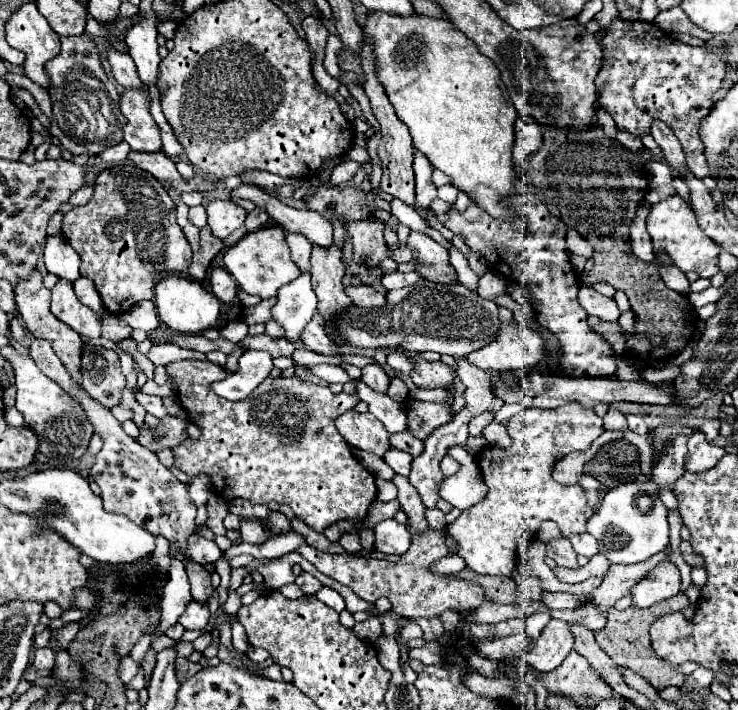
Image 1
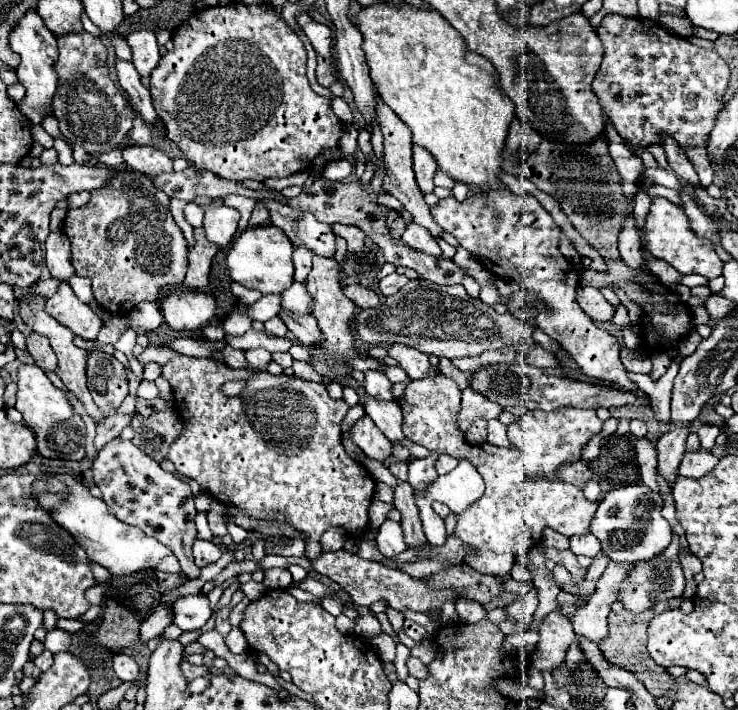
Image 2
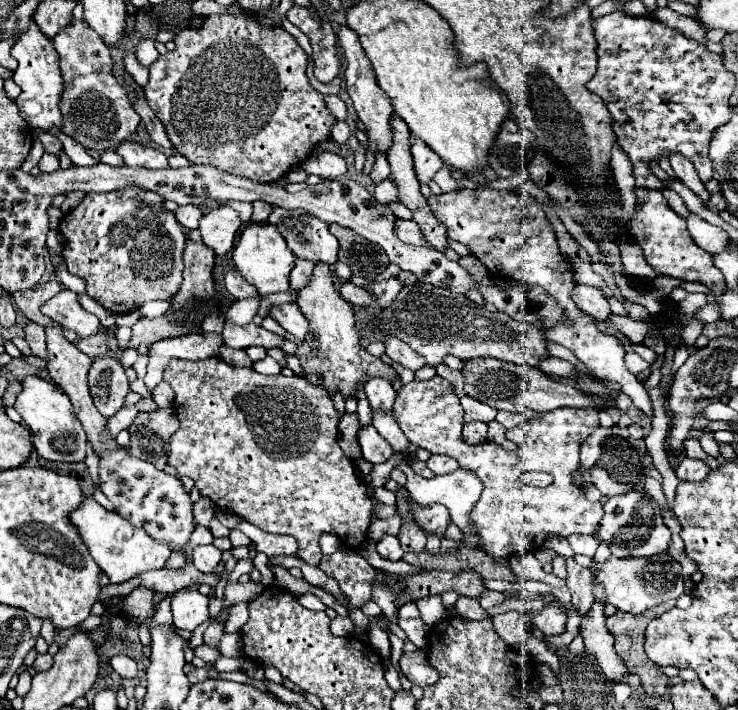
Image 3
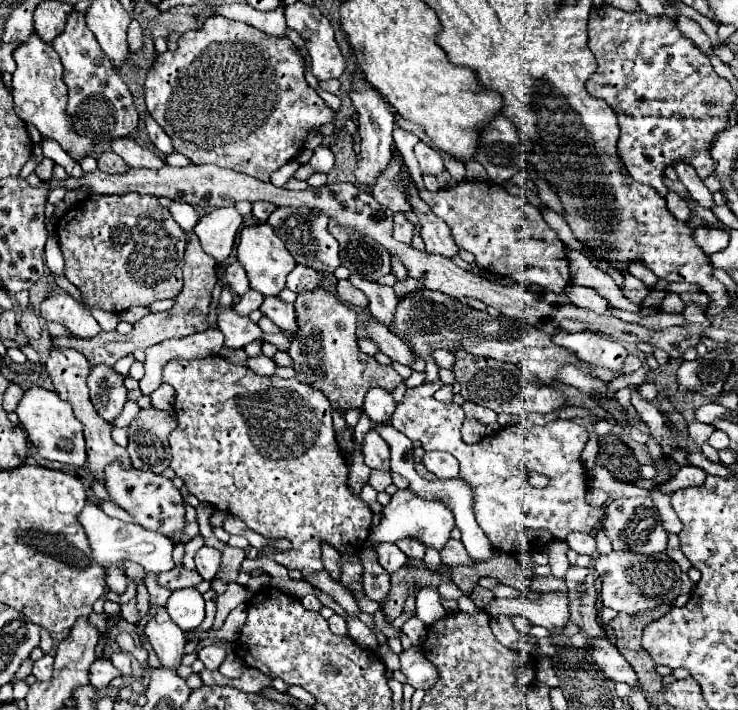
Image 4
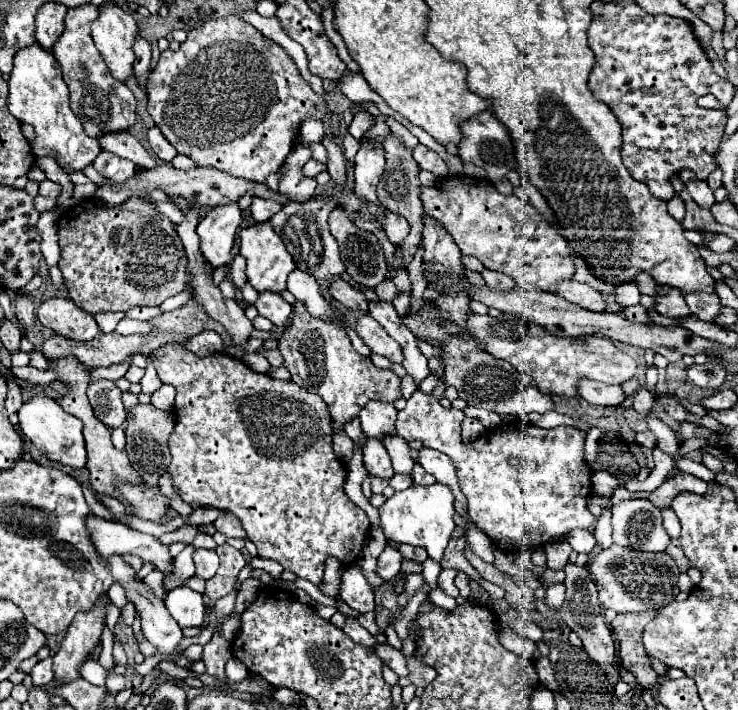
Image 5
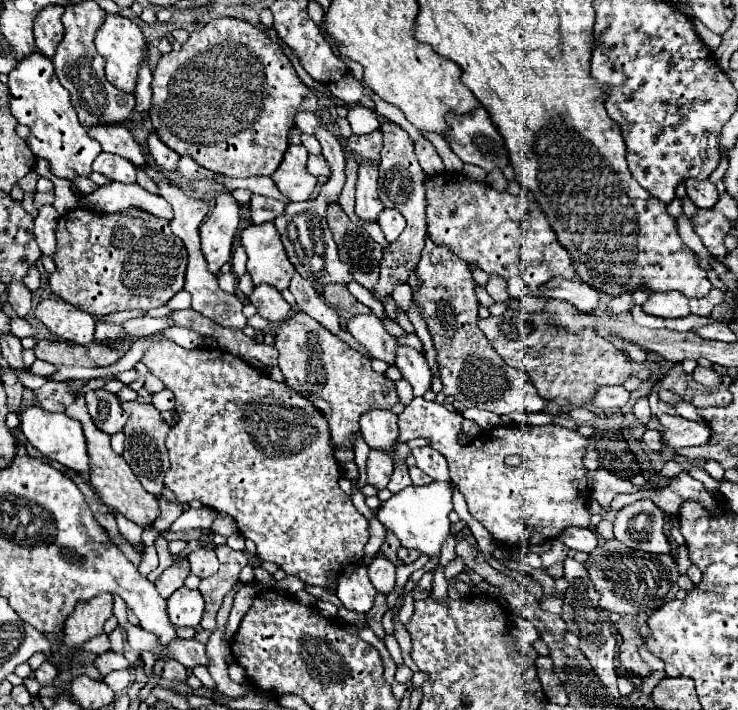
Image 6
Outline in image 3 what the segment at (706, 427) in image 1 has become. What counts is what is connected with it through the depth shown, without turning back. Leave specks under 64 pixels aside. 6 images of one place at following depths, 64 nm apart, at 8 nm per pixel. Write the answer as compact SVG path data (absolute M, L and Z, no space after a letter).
M702 432L702 434L700 434L700 444L702 444L702 448L704 448L704 452L706 452L708 456L714 456L714 458L720 456L718 444L716 444L716 440L714 440L714 432Z

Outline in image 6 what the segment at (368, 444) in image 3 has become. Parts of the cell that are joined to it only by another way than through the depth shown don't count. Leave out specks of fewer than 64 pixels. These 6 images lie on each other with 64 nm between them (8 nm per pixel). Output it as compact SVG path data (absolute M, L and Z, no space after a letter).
M370 450L368 462L366 462L366 472L368 472L368 484L374 484L378 490L386 488L392 476L392 458L388 452L378 452Z

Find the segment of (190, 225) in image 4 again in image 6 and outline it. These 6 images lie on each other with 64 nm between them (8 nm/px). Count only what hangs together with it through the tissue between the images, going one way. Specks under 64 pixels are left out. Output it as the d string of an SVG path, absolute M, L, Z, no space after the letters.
M108 182L98 186L96 192L80 200L82 208L90 208L94 212L122 212L130 206L142 208L158 218L172 220L170 204L156 194L146 192L138 184L122 184L122 182Z

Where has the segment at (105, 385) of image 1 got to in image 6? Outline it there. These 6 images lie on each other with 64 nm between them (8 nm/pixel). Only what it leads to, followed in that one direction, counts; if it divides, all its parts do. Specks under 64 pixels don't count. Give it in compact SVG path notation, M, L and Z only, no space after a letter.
M90 390L86 394L86 404L96 426L108 434L116 434L124 428L126 416L122 404L114 392L108 390Z

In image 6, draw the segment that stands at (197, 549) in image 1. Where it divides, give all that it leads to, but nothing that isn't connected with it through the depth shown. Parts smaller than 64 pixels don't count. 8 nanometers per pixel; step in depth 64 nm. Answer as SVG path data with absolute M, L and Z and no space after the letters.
M200 548L200 550L190 552L188 558L190 558L192 574L196 574L198 578L208 578L208 576L218 572L218 558L216 558L214 550Z

